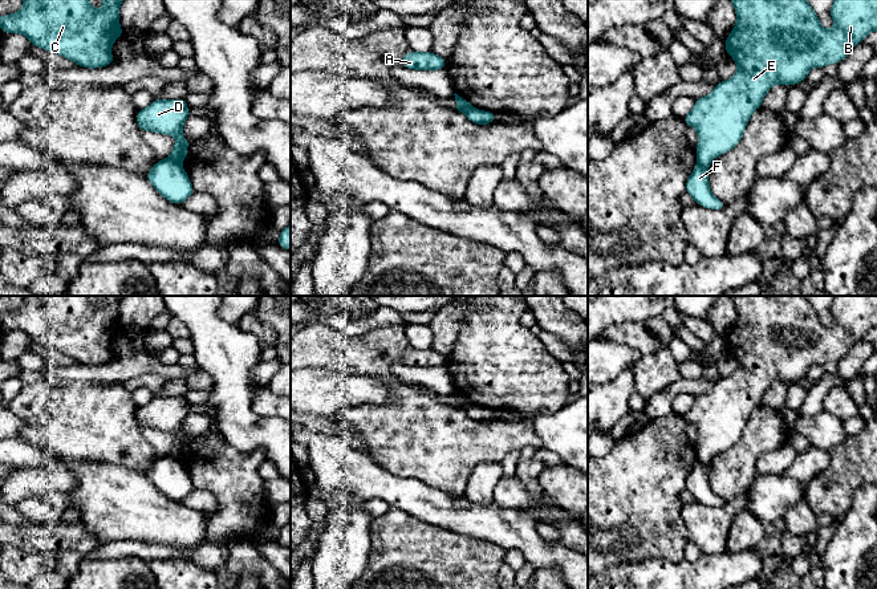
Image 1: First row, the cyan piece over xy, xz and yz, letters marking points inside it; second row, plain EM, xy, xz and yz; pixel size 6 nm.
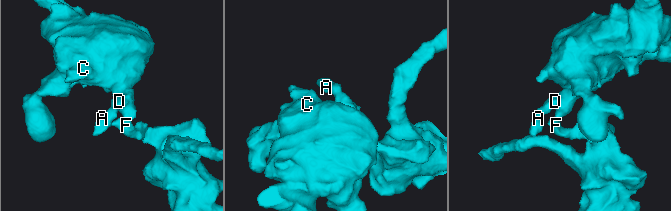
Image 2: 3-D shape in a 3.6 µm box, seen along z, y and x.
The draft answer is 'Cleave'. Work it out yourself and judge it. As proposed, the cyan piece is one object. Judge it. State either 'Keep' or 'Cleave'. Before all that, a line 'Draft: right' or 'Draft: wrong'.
Draft: right
Cleave

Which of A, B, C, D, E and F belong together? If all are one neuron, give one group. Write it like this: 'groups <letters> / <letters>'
groups A B C D E / F

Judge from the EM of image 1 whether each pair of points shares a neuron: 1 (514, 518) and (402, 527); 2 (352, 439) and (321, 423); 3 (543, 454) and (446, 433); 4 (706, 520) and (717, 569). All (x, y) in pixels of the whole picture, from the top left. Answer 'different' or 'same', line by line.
1: different
2: same
3: different
4: different

